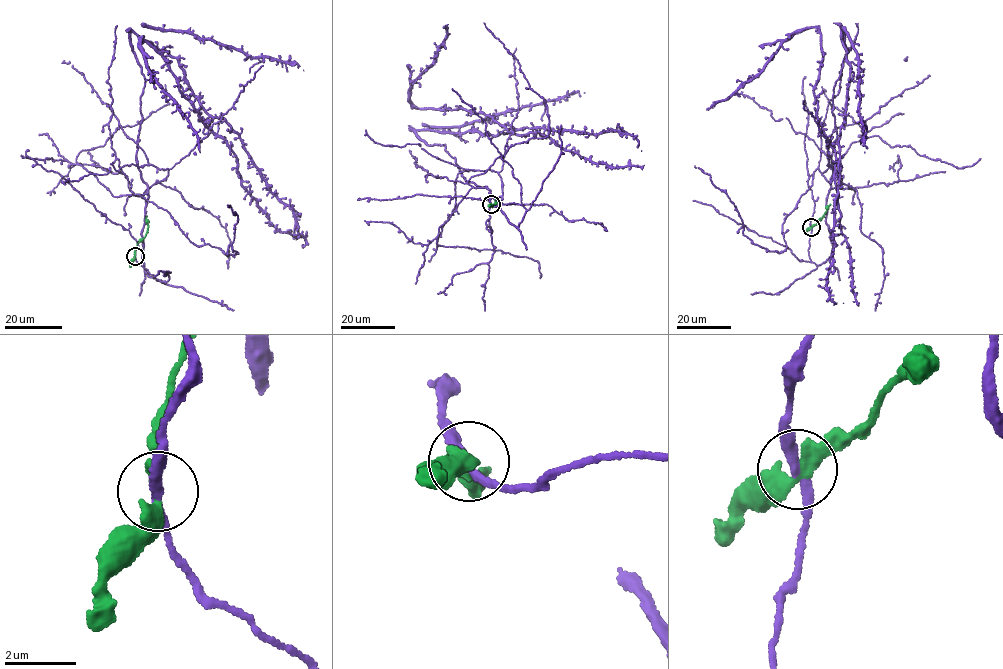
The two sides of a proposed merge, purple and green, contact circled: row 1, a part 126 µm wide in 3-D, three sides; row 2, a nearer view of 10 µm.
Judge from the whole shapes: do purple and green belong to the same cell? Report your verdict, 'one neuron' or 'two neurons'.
two neurons

